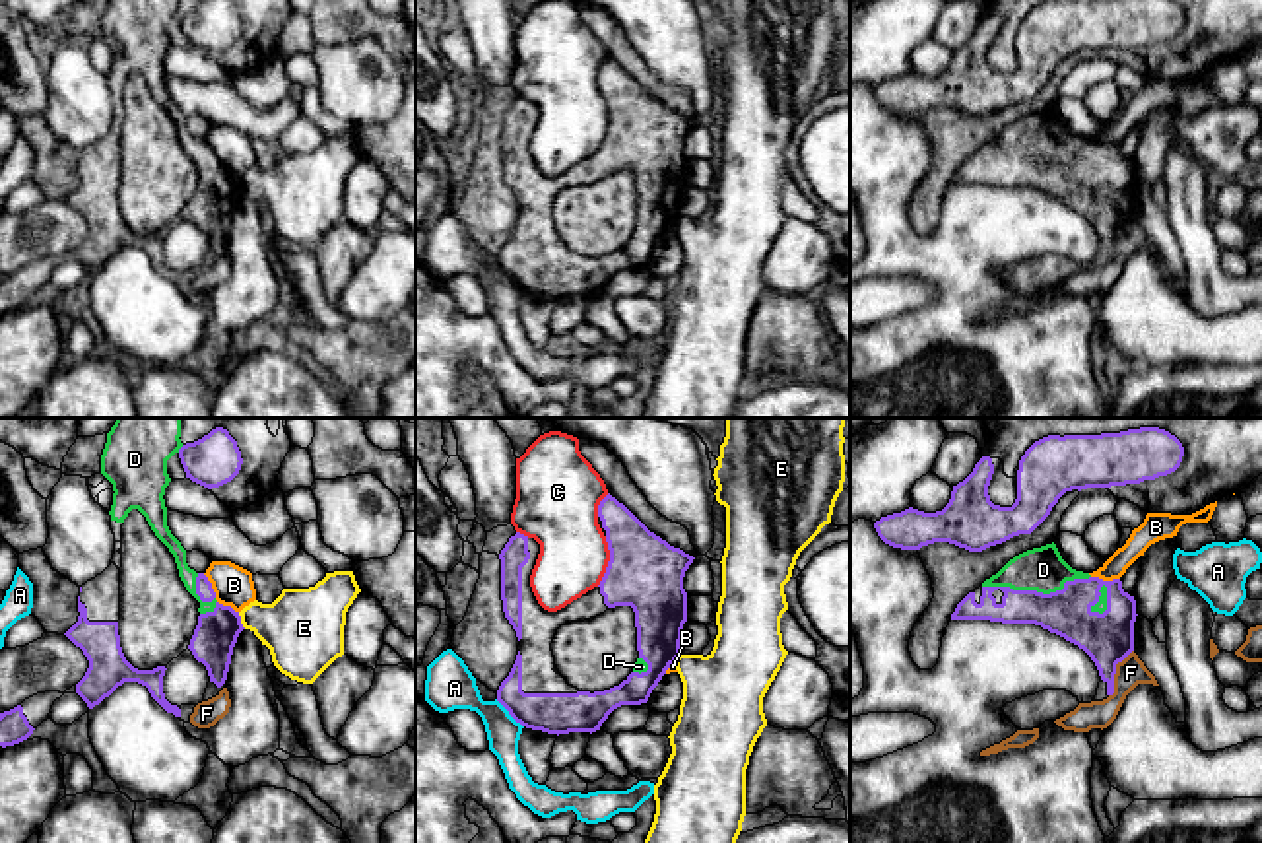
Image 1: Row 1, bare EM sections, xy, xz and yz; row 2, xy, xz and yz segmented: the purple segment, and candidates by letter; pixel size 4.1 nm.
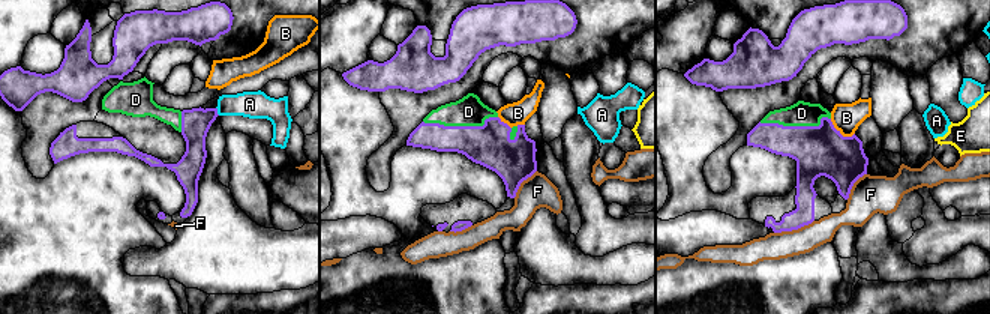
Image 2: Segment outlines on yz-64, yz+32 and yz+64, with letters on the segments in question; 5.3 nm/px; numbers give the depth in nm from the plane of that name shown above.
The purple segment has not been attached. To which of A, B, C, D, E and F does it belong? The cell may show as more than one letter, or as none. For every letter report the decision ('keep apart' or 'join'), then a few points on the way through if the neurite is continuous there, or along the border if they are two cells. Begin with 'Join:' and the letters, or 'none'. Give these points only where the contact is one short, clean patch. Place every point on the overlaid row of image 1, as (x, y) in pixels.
Join: D
A: keep apart
B: keep apart; border yz (1092, 575), (1119, 579)
C: keep apart
D: join
E: keep apart
F: keep apart

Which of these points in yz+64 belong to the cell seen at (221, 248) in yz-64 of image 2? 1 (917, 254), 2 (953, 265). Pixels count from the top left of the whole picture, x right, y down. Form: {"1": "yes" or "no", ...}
{"1": "no", "2": "yes"}

